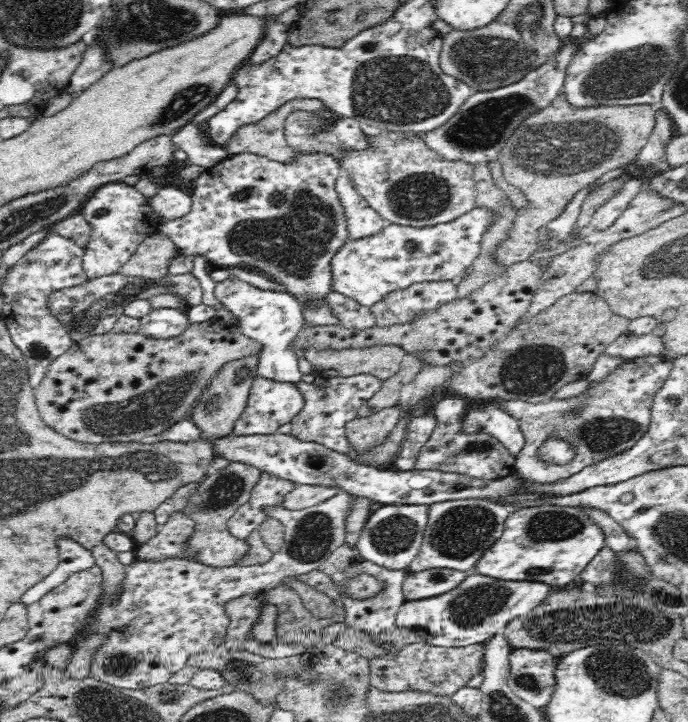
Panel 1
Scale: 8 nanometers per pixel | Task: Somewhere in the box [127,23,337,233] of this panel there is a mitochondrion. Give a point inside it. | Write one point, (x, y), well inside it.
(181, 103)

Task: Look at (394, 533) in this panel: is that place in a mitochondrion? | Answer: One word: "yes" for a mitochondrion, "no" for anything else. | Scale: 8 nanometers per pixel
yes

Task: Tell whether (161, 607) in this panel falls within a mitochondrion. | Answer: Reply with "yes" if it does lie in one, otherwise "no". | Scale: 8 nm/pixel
no

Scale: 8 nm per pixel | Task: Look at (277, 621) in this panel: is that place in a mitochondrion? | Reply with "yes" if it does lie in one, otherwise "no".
no

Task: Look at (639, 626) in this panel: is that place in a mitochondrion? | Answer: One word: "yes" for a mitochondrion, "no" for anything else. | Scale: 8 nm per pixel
yes

